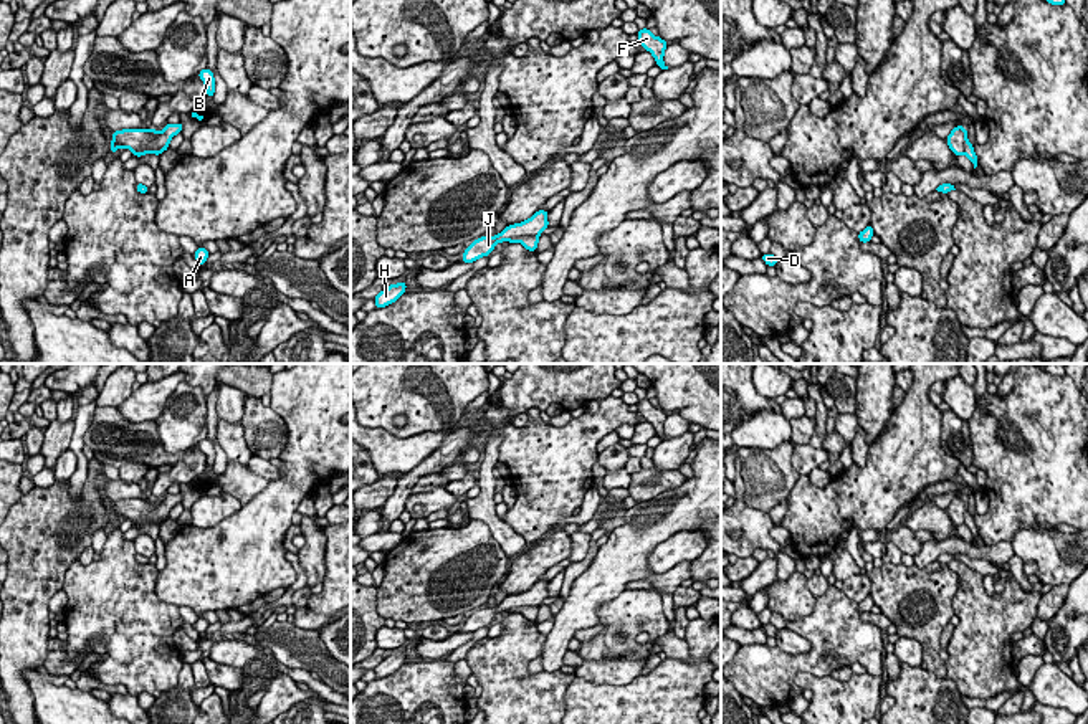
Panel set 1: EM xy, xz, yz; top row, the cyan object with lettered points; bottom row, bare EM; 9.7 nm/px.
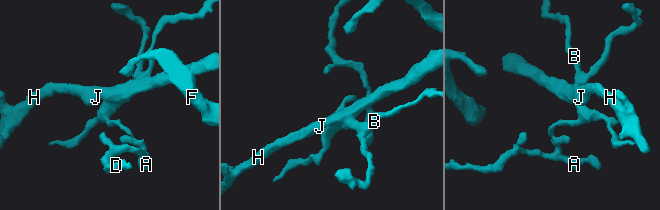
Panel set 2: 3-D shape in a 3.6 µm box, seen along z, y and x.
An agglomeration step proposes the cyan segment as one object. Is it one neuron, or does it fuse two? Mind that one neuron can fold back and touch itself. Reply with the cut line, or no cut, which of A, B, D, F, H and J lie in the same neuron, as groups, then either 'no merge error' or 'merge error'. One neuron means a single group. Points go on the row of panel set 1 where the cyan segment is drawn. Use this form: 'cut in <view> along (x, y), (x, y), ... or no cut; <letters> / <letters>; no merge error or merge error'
cut in xz along (538, 233), (506, 240); A B D / F H J; merge error

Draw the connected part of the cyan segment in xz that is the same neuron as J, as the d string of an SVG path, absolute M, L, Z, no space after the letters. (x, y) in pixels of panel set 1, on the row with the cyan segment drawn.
M539 210L526 221L508 225L496 236L481 236L471 241L463 251L461 263L475 263L483 256L488 256L498 243L508 241L509 238L541 235L549 226L547 215L549 212Z

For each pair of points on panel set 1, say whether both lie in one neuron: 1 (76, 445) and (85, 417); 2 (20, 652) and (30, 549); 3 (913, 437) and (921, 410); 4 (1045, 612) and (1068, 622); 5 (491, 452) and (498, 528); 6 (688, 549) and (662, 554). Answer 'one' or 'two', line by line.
1: one
2: one
3: one
4: two
5: one
6: one

